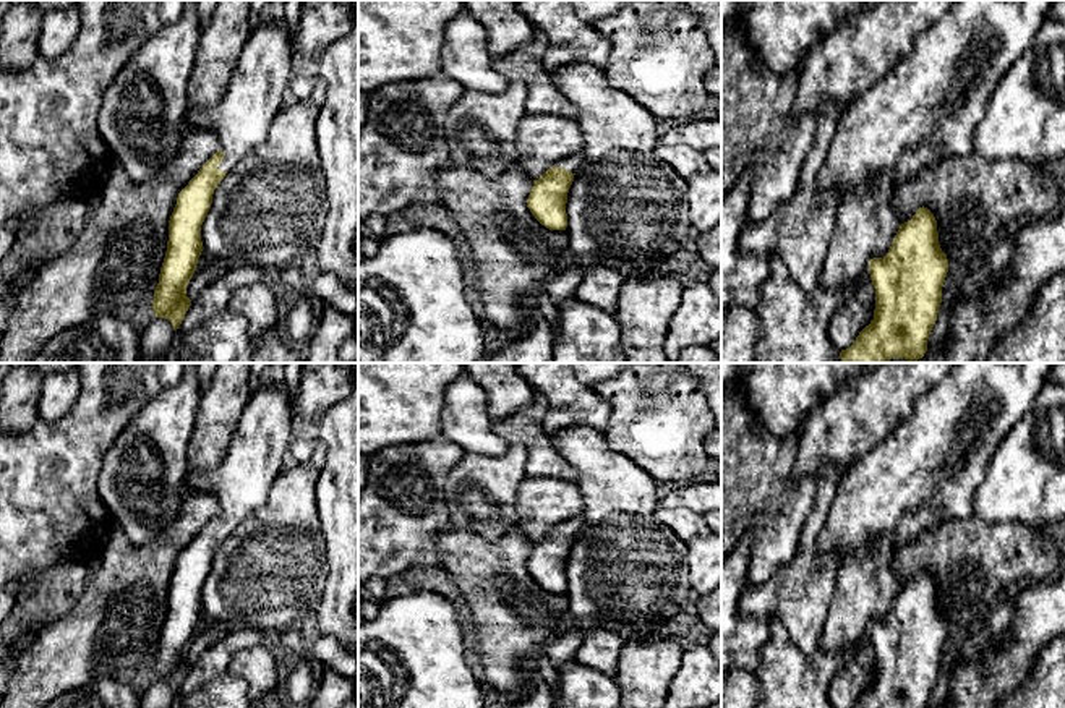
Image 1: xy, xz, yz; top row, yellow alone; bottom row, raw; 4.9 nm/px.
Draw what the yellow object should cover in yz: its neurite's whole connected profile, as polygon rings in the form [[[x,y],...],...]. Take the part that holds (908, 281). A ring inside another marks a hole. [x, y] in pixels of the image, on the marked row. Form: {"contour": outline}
{"contour": [[[922,206],[900,225],[888,253],[869,261],[875,288],[874,319],[849,348],[840,352],[841,363],[888,363],[892,358],[916,363],[922,358],[947,272],[937,220]]]}

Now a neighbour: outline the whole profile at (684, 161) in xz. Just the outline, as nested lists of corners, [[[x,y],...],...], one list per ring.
[[[658,143],[655,154],[684,178],[697,173],[708,173],[712,170],[705,154],[686,144],[669,146]]]

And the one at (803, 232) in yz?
[[[828,104],[817,118],[814,143],[798,175],[798,186],[786,206],[768,219],[746,224],[739,237],[744,254],[780,256],[798,287],[809,293],[820,280],[833,233],[838,198],[827,191],[817,201],[819,177],[828,159],[843,105]]]

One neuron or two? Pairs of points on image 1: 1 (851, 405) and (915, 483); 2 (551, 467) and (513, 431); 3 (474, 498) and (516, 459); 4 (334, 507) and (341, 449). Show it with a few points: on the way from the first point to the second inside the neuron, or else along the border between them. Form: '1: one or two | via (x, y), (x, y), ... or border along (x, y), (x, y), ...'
1: two | border along (908, 415), (851, 465)
2: one | via (542, 457), (522, 435)
3: one | via (483, 491), (506, 469)
4: one | via (341, 493), (341, 464)

